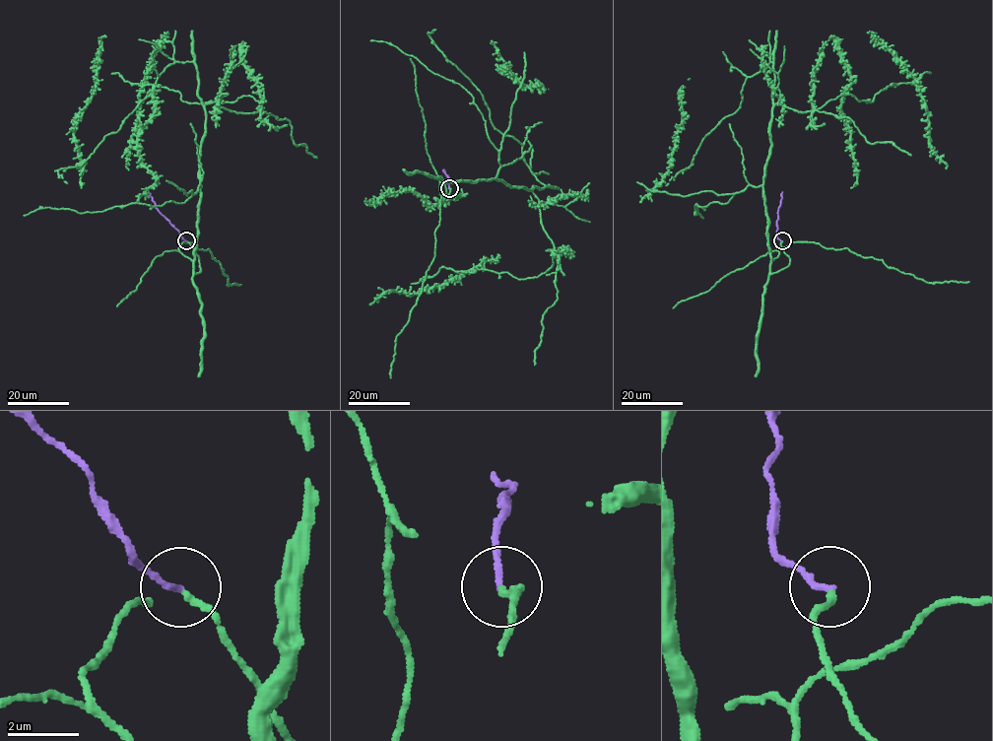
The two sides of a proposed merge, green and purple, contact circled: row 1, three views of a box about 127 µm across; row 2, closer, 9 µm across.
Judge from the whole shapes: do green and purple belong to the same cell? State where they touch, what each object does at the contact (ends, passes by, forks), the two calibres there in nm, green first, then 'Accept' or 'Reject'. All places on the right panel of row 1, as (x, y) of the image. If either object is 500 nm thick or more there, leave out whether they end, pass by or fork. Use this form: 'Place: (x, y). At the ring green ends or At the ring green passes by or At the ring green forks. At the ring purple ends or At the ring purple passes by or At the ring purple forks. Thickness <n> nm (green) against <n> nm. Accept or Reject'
Place: (782, 240). At the ring green ends. At the ring purple ends. Thickness 170 nm (green) against 160 nm. Accept

